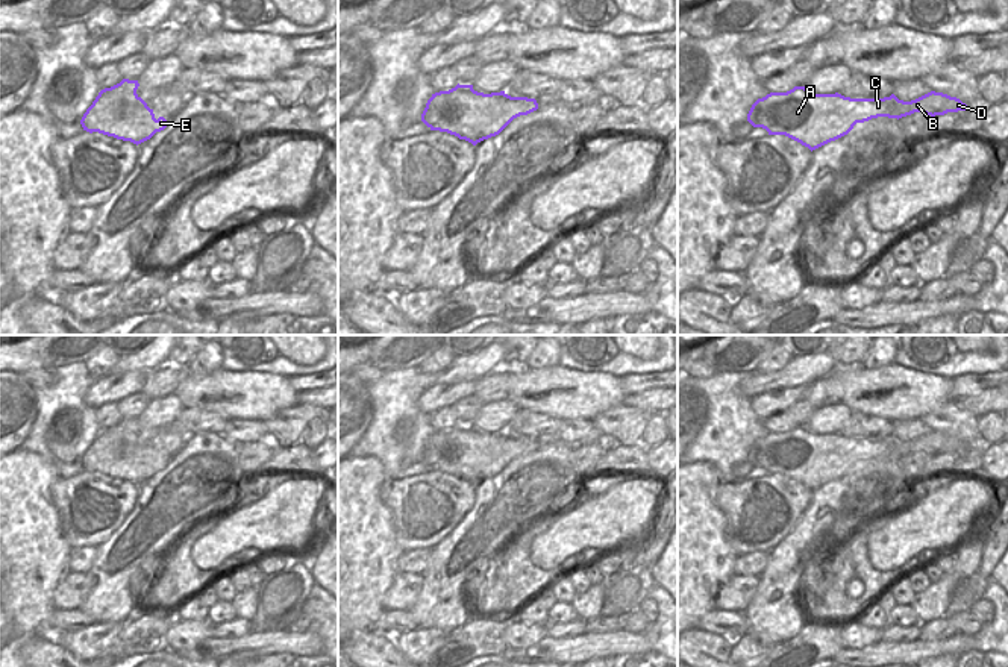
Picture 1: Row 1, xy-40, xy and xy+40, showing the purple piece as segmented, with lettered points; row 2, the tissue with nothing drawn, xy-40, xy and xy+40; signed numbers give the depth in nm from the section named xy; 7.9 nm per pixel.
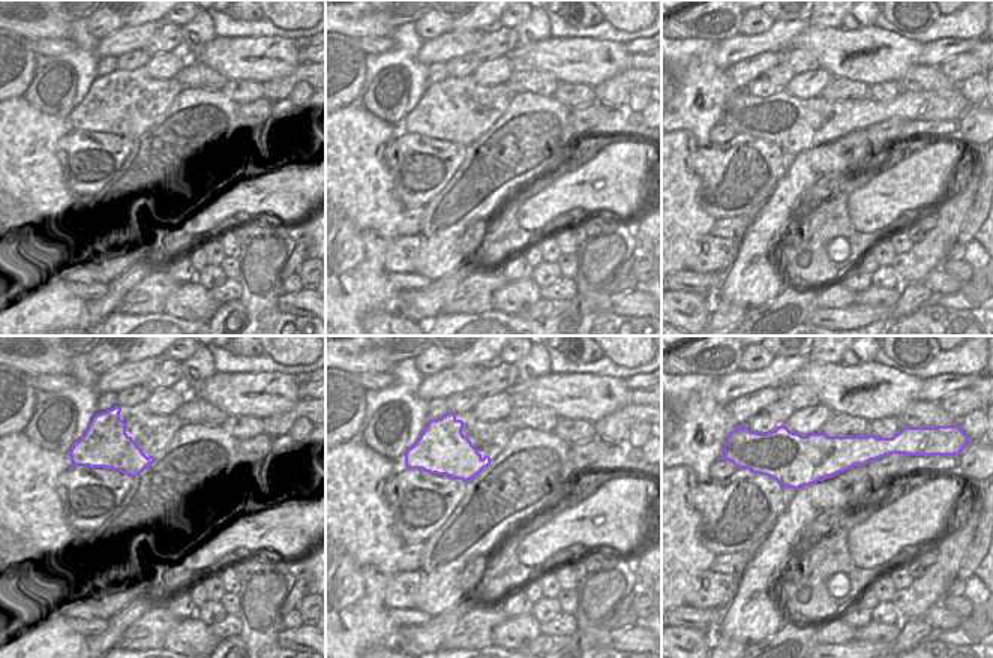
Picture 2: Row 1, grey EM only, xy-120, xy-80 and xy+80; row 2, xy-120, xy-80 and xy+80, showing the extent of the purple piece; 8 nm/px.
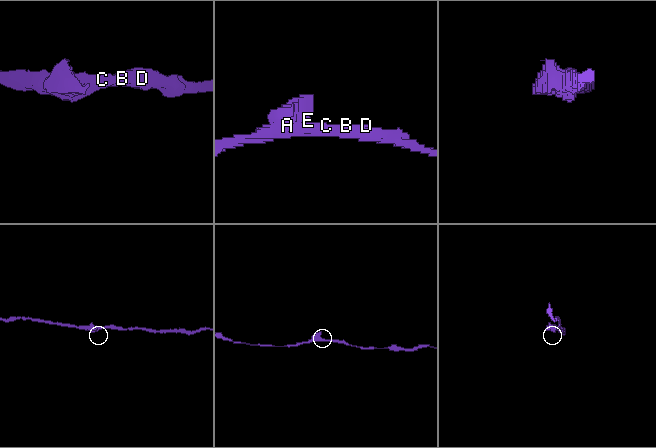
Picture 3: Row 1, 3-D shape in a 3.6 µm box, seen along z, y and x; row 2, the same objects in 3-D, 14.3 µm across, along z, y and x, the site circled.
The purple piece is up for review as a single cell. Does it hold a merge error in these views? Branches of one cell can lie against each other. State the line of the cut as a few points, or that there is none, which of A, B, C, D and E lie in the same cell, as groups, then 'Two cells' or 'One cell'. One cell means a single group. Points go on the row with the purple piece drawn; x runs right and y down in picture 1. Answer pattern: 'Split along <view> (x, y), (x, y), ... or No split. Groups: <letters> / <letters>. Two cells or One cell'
Split along xy (455, 87), (473, 91). Groups: A B C D / E. Two cells.

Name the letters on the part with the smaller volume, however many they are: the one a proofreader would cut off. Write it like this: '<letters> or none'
E.

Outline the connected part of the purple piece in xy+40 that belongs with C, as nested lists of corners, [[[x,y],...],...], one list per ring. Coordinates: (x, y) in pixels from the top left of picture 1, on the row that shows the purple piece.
[[[803,86],[787,92],[770,92],[758,99],[747,121],[769,135],[785,135],[811,152],[847,135],[856,123],[878,117],[902,118],[914,112],[944,115],[966,111],[956,97],[931,91],[916,100],[903,102],[894,94],[884,99],[850,99],[838,92],[814,94]]]

